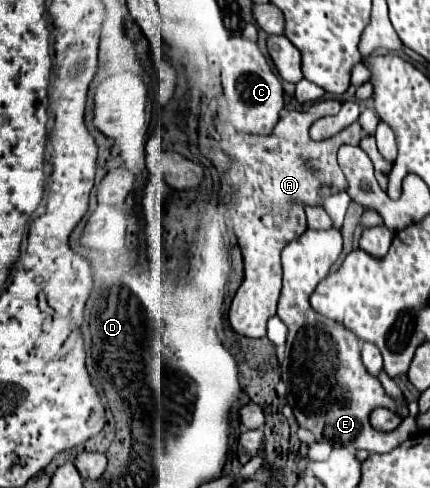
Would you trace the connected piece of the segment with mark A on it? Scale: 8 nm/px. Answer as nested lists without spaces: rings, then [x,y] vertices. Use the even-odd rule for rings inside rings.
[[[338,99],[316,101],[306,111],[290,111],[276,123],[270,135],[238,133],[228,147],[228,153],[242,163],[246,173],[246,183],[236,197],[236,215],[232,219],[238,245],[244,255],[244,281],[236,291],[228,313],[232,329],[244,337],[266,337],[266,323],[276,315],[278,295],[282,291],[280,253],[290,241],[308,229],[302,203],[322,207],[324,199],[320,197],[320,189],[324,185],[340,191],[348,189],[348,181],[340,171],[336,153],[344,143],[360,143],[360,123],[356,121],[348,125],[344,131],[324,141],[314,141],[308,135],[308,129],[316,119],[338,113],[340,107],[342,103]]]

